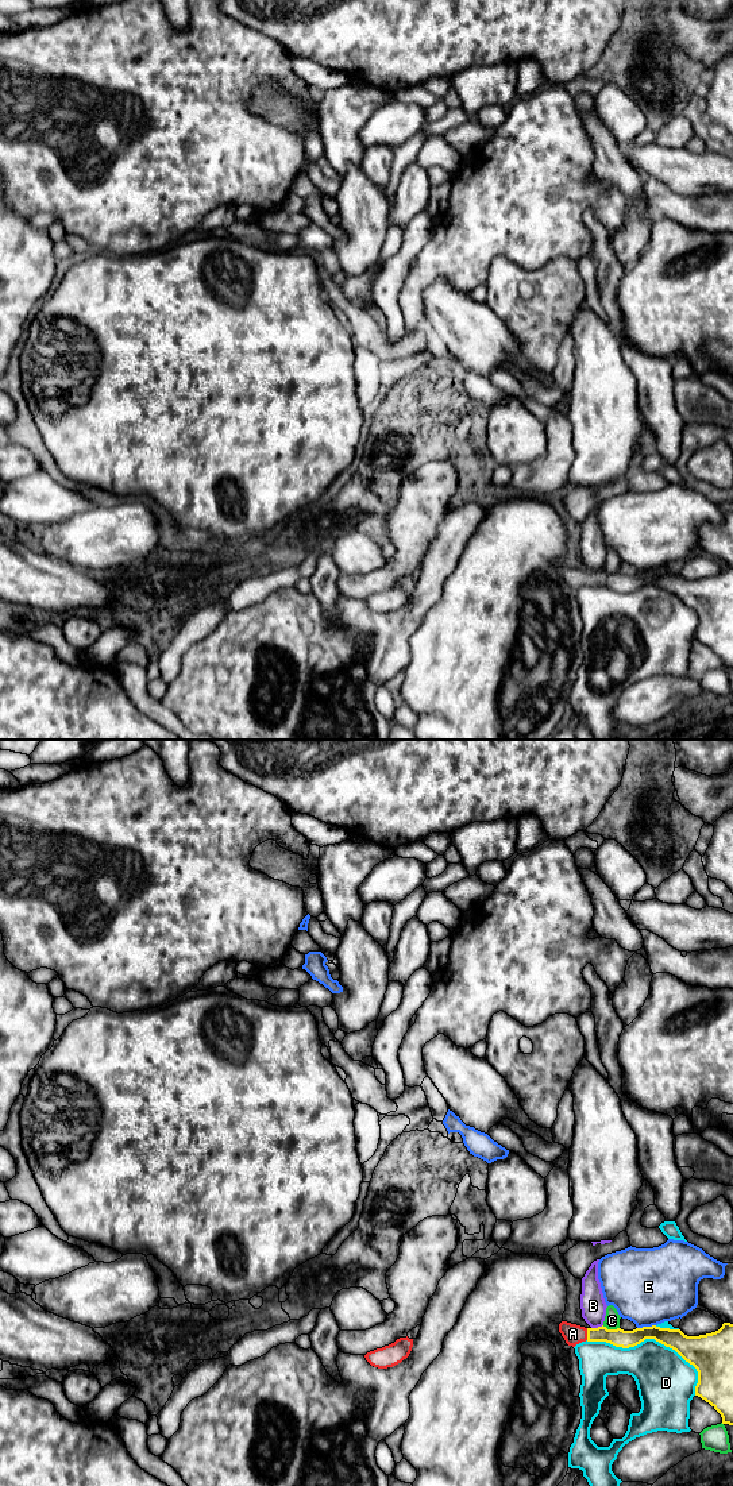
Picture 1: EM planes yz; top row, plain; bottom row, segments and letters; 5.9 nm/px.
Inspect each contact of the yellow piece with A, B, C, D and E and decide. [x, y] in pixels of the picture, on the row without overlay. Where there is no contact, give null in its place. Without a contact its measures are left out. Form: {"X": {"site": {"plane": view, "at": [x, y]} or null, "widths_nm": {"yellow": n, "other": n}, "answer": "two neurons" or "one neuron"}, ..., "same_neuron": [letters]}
{"A": {"site": {"plane": "yz", "at": [587, 578]}, "widths_nm": {"yellow": 110, "other": 120}, "answer": "one neuron"}, "B": {"site": {"plane": "yz", "at": [598, 571]}, "widths_nm": {"yellow": 110, "other": 150}, "answer": "two neurons"}, "C": {"site": {"plane": "yz", "at": [610, 574]}, "widths_nm": {"yellow": 110, "other": 100}, "answer": "two neurons"}, "D": {"site": {"plane": "yz", "at": [654, 582]}, "widths_nm": {"yellow": 160, "other": 320}, "answer": "two neurons"}, "E": {"site": {"plane": "yz", "at": [645, 571]}, "widths_nm": {"yellow": 120, "other": 460}, "answer": "two neurons"}, "same_neuron": ["A"]}

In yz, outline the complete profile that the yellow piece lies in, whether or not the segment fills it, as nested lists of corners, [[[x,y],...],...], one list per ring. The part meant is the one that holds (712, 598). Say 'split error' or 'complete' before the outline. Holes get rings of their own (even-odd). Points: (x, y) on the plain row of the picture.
split error | [[[562,566],[559,576],[568,590],[582,586],[606,586],[616,591],[629,593],[645,583],[675,594],[698,615],[695,640],[709,646],[722,661],[722,668],[733,669],[733,568],[724,567],[711,578],[687,580],[680,574],[656,570],[624,575],[606,571],[585,572]]]

